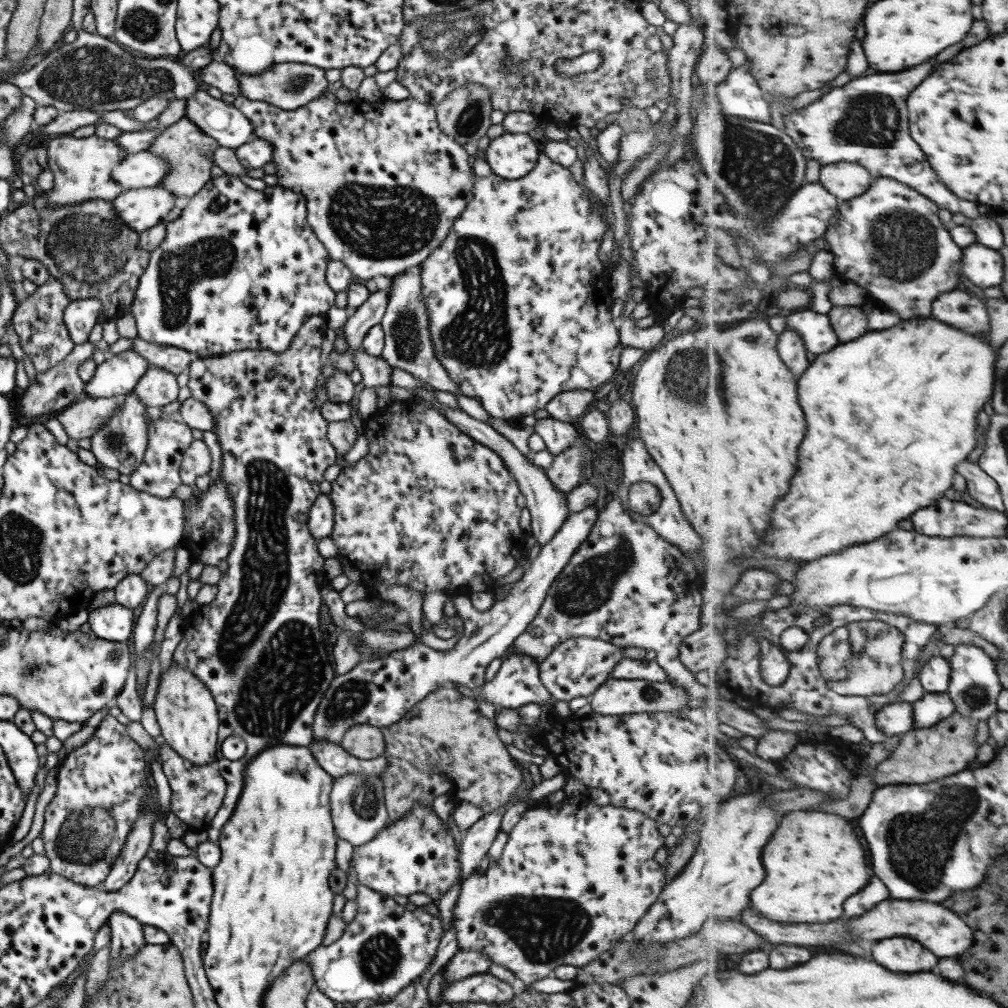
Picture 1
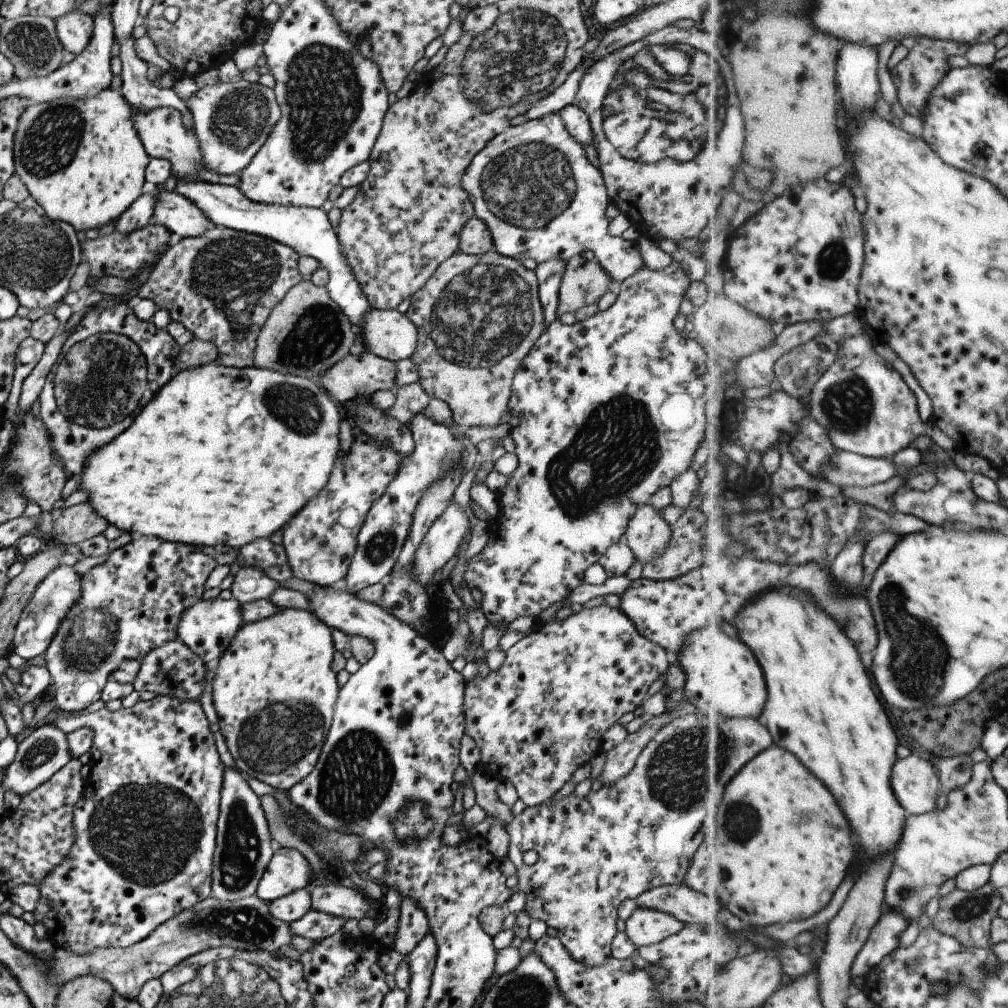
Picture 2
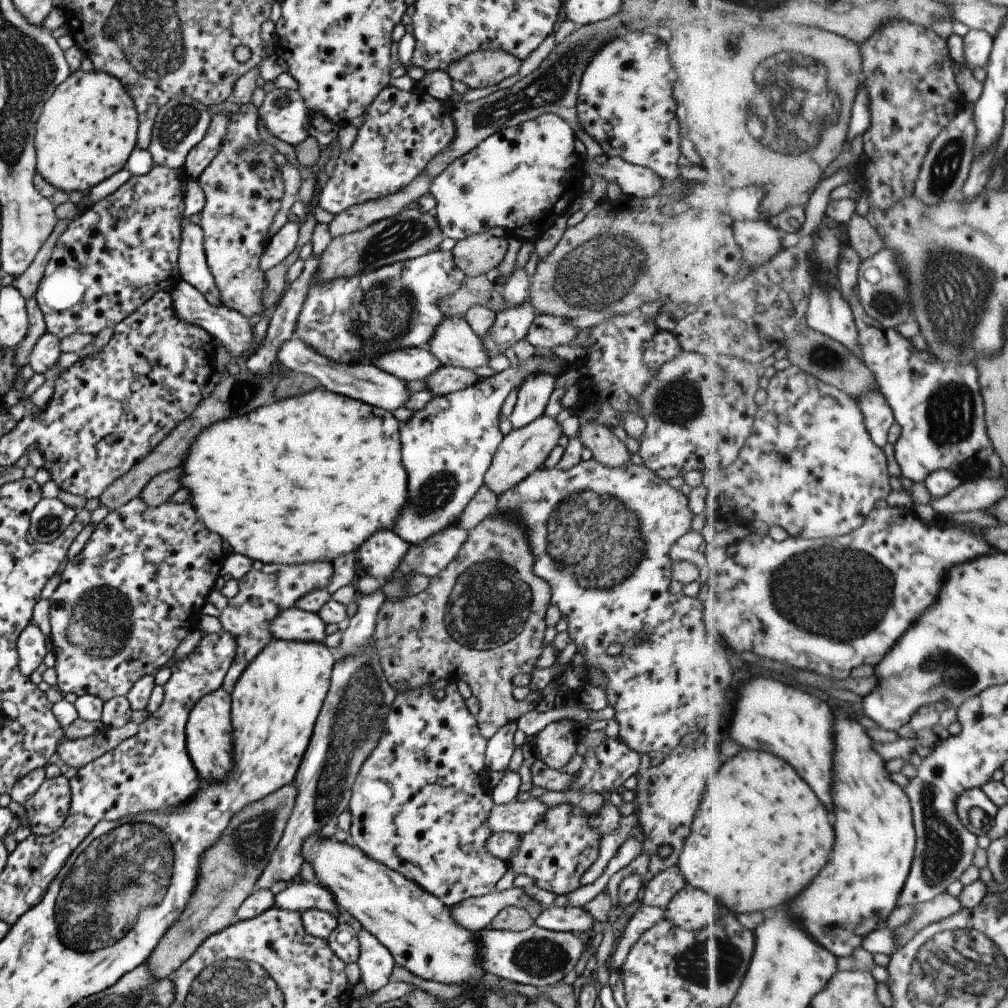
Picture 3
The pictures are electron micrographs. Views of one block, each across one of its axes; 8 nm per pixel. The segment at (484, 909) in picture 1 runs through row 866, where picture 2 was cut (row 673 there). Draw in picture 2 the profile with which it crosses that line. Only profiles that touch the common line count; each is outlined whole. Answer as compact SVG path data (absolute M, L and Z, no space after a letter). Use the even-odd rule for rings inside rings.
M599 605L569 614L563 620L539 624L504 652L500 670L465 682L464 734L471 736L479 748L479 766L496 767L497 774L503 774L510 761L509 747L517 747L515 759L521 769L515 778L505 780L513 785L524 807L543 804L569 781L577 768L588 764L593 754L601 750L601 734L643 702L649 686L666 673L670 661L663 648L637 633L633 622L619 608Z

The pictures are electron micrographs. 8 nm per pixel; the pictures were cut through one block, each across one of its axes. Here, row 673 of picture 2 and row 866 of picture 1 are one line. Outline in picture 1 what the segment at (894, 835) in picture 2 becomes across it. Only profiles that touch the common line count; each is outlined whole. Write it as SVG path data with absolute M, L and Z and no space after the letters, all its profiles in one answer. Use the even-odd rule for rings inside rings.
M823 812L787 814L783 818L783 826L779 826L779 834L771 838L771 846L767 846L767 854L763 854L763 864L767 866L767 882L763 882L759 890L755 890L753 906L761 916L775 922L819 924L837 920L843 916L845 900L857 894L861 888L865 888L871 878L865 850L849 820L837 814L823 814Z

